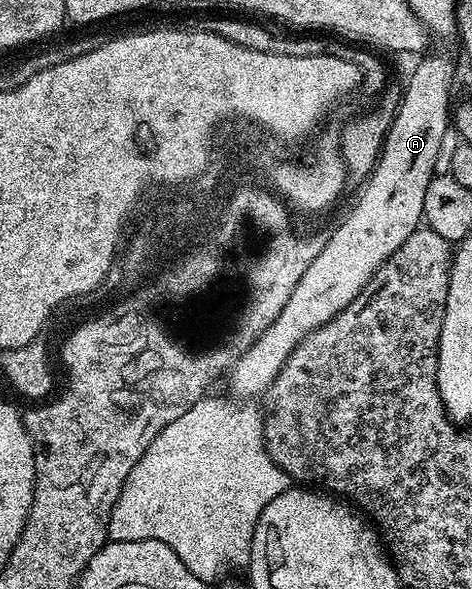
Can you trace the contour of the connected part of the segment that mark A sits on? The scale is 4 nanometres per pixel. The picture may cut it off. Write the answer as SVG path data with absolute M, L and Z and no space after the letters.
M424 56L412 70L408 82L403 87L400 105L396 110L396 117L388 128L380 148L379 158L372 169L371 174L359 187L360 195L352 206L352 211L336 226L336 231L329 236L321 245L318 256L302 272L294 292L290 292L290 300L286 300L286 308L278 312L278 316L266 328L266 332L251 348L240 357L230 371L232 377L232 390L237 394L237 399L252 400L255 394L263 395L272 387L272 381L278 376L282 364L294 352L297 344L310 332L317 330L322 324L326 324L338 312L342 312L355 298L366 288L366 284L382 268L382 264L402 244L406 244L408 237L416 230L421 229L424 217L424 205L426 204L426 188L430 188L430 180L436 174L434 160L438 160L438 148L450 134L450 109L452 102L452 62L448 58L428 58Z

